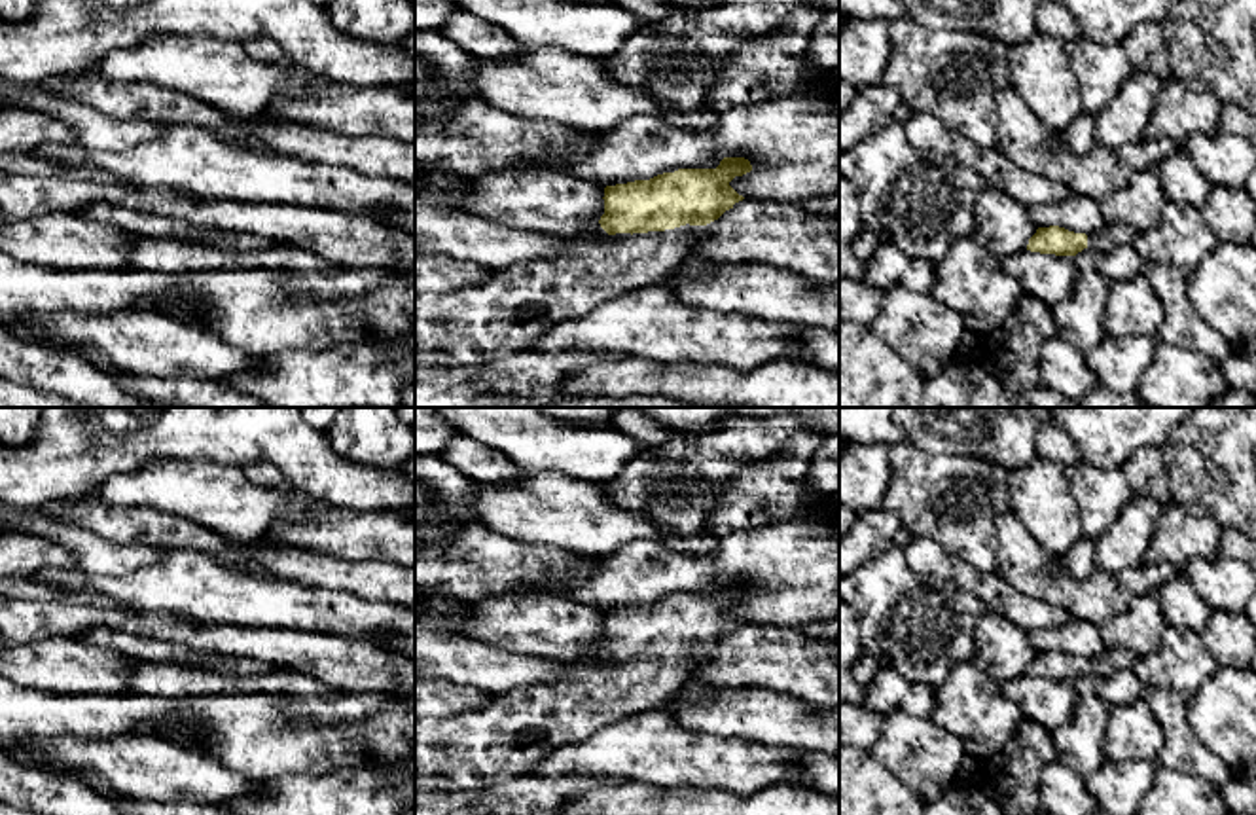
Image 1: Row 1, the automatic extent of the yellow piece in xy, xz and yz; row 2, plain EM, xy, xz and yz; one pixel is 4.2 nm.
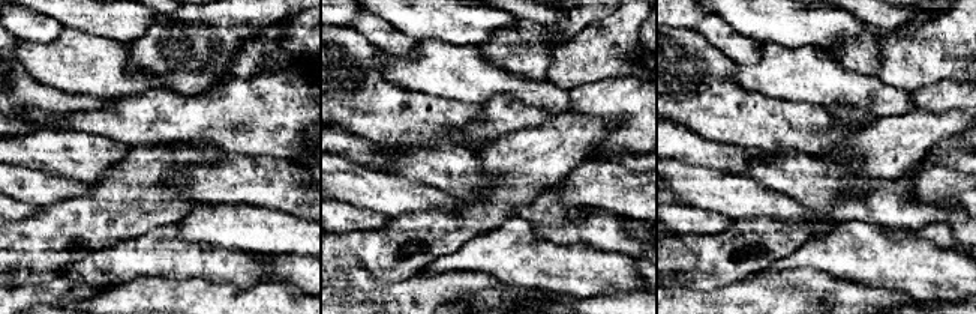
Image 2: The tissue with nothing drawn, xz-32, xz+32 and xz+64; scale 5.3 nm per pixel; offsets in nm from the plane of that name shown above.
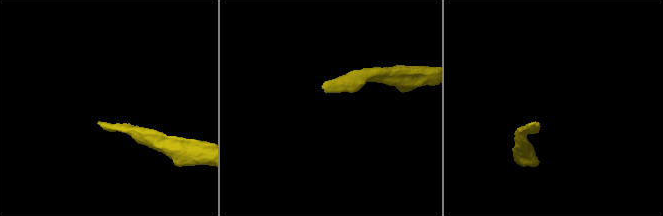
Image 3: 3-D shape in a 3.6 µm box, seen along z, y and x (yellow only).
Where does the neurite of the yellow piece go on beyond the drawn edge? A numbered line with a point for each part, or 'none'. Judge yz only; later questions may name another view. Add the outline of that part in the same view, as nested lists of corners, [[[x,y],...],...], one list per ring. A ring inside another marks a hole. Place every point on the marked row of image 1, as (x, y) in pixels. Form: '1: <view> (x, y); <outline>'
1: yz (1109, 237); [[[1103,222],[1103,226],[1087,235],[1087,248],[1097,252],[1112,252],[1120,246],[1131,246],[1139,237],[1139,231],[1125,224]]]

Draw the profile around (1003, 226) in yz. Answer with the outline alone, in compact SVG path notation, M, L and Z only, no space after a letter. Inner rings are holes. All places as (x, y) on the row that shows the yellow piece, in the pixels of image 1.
M987 188L976 201L978 244L1002 260L1027 248L1038 226L1029 207L1021 205L1002 190Z

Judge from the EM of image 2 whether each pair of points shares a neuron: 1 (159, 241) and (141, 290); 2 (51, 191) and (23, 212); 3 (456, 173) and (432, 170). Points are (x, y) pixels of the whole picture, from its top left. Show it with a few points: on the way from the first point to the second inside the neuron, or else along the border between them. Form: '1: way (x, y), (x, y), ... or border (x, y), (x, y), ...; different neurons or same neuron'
1: border (182, 280), (137, 277), (113, 284); different neurons
2: border (15, 199), (36, 208); different neurons
3: way (450, 170), (438, 170); same neuron

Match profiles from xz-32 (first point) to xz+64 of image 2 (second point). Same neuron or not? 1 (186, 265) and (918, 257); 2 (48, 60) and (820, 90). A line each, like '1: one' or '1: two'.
1: one
2: one

